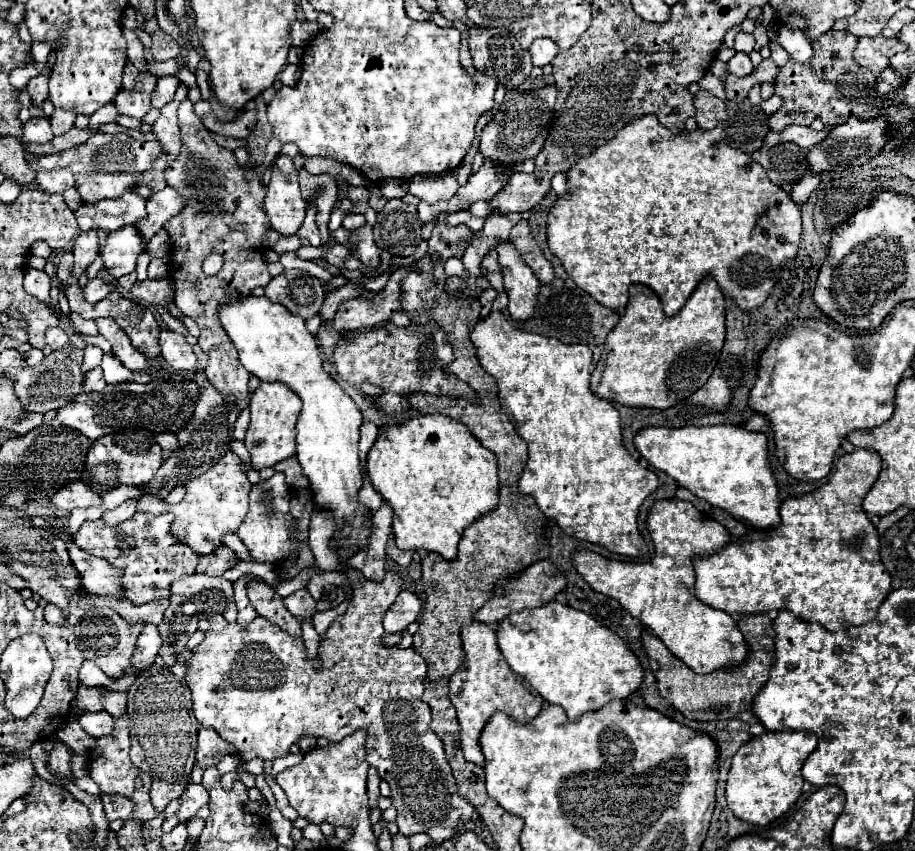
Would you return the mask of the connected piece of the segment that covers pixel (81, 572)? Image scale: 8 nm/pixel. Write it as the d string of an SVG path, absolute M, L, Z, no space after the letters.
M68 543L68 553L72 559L72 565L76 567L76 573L80 577L80 591L88 595L114 595L118 599L124 597L120 589L122 571L106 563L104 559L98 559L94 555L88 555L74 543Z

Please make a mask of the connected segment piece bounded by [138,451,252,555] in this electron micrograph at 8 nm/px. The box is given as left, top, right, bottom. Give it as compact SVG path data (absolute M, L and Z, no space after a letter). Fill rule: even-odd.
M230 451L226 453L208 473L192 479L186 485L186 495L178 505L166 507L166 503L154 495L144 495L138 501L138 511L148 511L154 515L160 513L174 513L176 519L172 523L172 531L178 537L178 541L186 543L194 553L212 553L224 533L234 533L238 525L244 521L244 515L248 511L248 491L252 489L246 473L242 471L242 461Z

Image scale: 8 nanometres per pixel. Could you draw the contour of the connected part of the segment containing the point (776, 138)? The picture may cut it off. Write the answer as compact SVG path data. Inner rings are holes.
M788 125L784 131L780 133L770 133L764 141L764 147L776 145L780 141L792 141L800 147L814 147L816 143L820 143L824 137L828 137L828 133L832 131L832 127L826 127L824 131L812 131L810 127L802 127L802 125Z

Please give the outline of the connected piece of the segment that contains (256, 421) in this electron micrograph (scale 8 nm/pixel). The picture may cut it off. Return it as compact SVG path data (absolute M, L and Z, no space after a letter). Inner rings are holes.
M260 383L260 387L250 397L252 421L244 437L252 459L252 469L262 471L266 467L274 467L276 463L296 453L296 419L300 415L300 407L300 397L292 393L284 383Z

